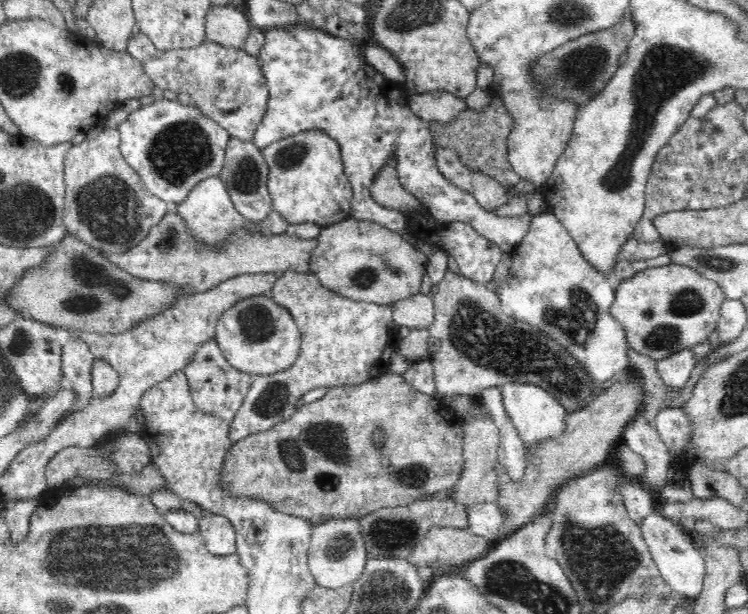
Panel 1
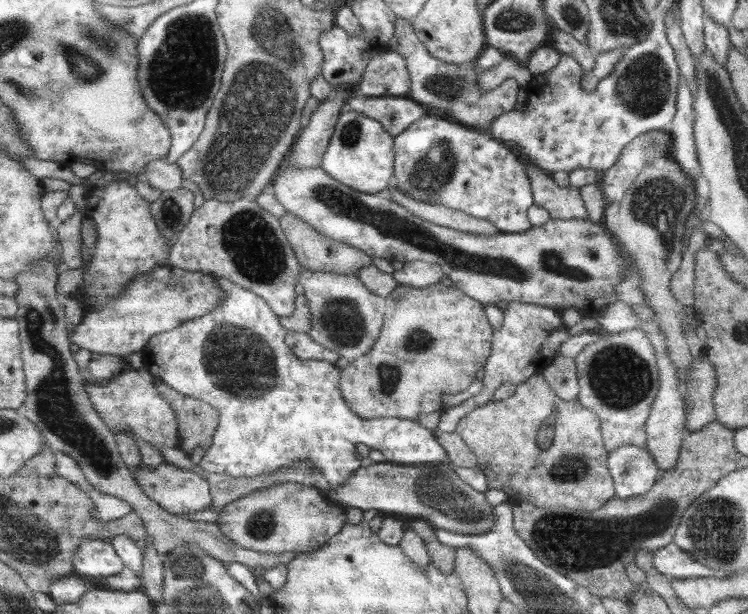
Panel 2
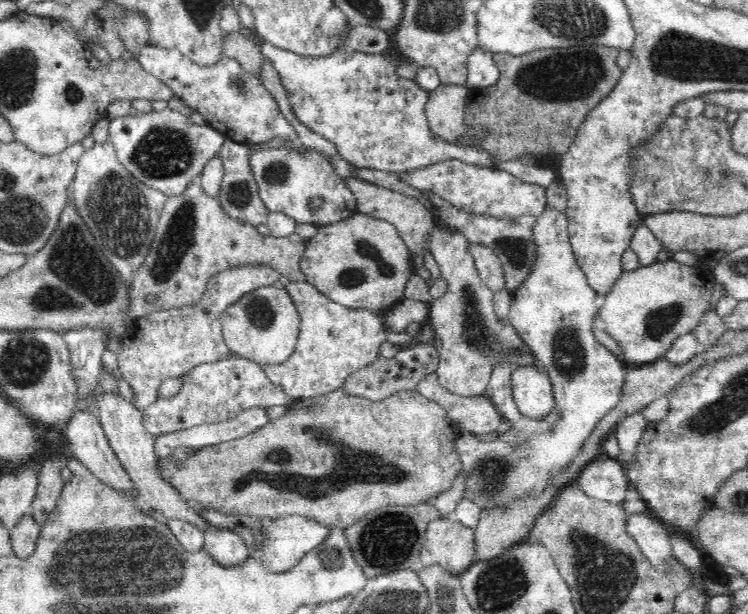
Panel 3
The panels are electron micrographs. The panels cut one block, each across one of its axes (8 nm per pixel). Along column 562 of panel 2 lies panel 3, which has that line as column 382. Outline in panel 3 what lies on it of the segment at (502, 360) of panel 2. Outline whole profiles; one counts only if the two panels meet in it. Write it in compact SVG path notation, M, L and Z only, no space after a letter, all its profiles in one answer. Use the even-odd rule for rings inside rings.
M290 281L286 287L301 320L292 356L285 363L264 365L268 379L286 395L300 398L322 396L340 389L351 372L378 358L380 344L387 340L387 324L379 312L346 308L324 296L313 284Z

